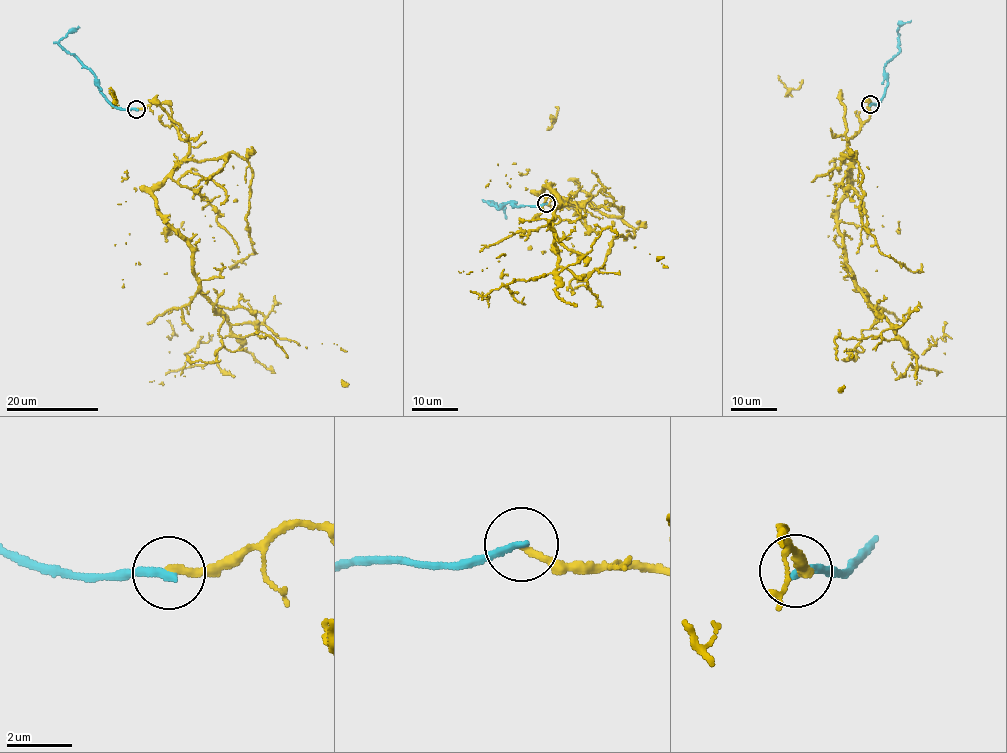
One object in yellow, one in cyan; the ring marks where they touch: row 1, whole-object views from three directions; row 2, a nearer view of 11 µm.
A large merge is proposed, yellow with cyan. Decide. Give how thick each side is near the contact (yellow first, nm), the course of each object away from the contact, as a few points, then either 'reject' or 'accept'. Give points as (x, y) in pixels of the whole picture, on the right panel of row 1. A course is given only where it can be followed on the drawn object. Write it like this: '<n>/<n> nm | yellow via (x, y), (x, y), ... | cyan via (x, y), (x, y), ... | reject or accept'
240/240 nm | yellow via (870, 104), (836, 223), (854, 285), (896, 336), (834, 339), (838, 359), (851, 350), (838, 390) | cyan via (870, 104), (880, 102), (887, 84), (884, 68), (899, 54), (897, 32), (903, 22), (911, 20) | reject

